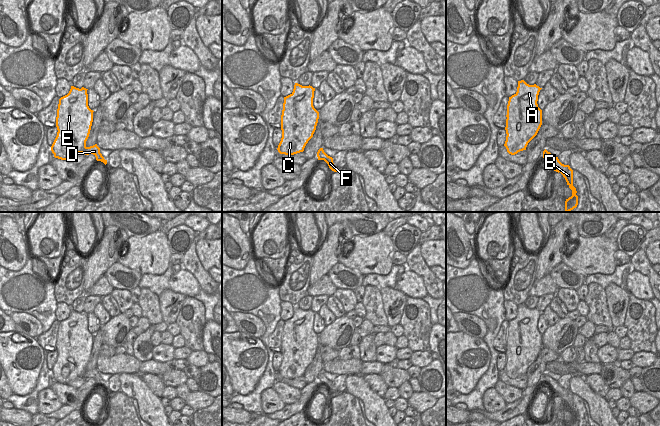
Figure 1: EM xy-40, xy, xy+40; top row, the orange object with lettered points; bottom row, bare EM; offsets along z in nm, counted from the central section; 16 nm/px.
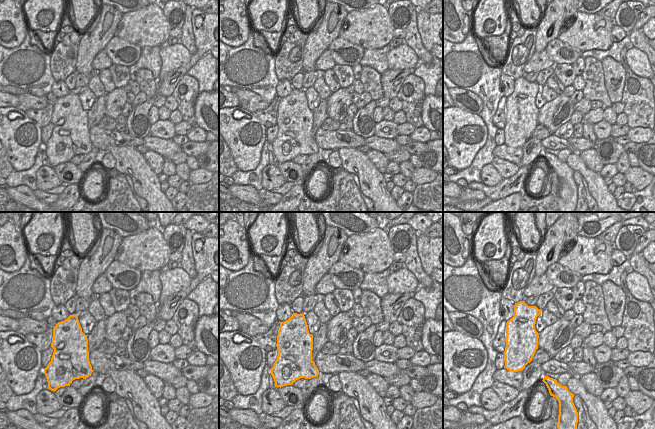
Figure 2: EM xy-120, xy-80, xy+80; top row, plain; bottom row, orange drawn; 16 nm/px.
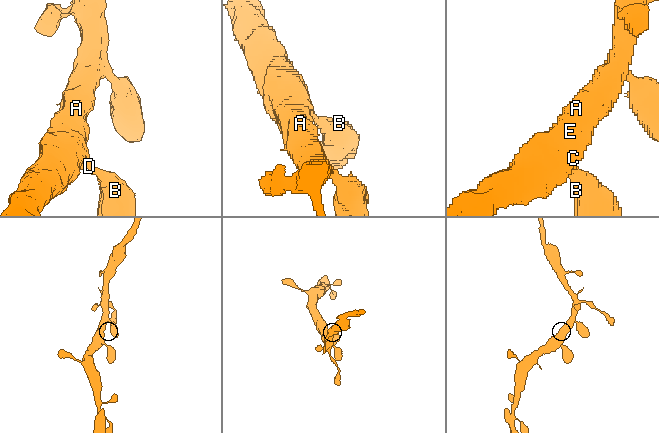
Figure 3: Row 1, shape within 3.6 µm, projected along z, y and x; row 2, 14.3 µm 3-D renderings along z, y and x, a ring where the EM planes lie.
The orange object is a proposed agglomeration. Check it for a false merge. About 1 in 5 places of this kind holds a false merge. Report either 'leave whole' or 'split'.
leave whole

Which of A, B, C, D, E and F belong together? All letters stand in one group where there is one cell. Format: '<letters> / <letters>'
A B C D E F

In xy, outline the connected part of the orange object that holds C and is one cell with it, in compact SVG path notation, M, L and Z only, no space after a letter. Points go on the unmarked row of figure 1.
M295 307L293 316L284 321L281 339L282 362L278 376L294 379L304 375L313 361L319 336L313 330L315 312Z

